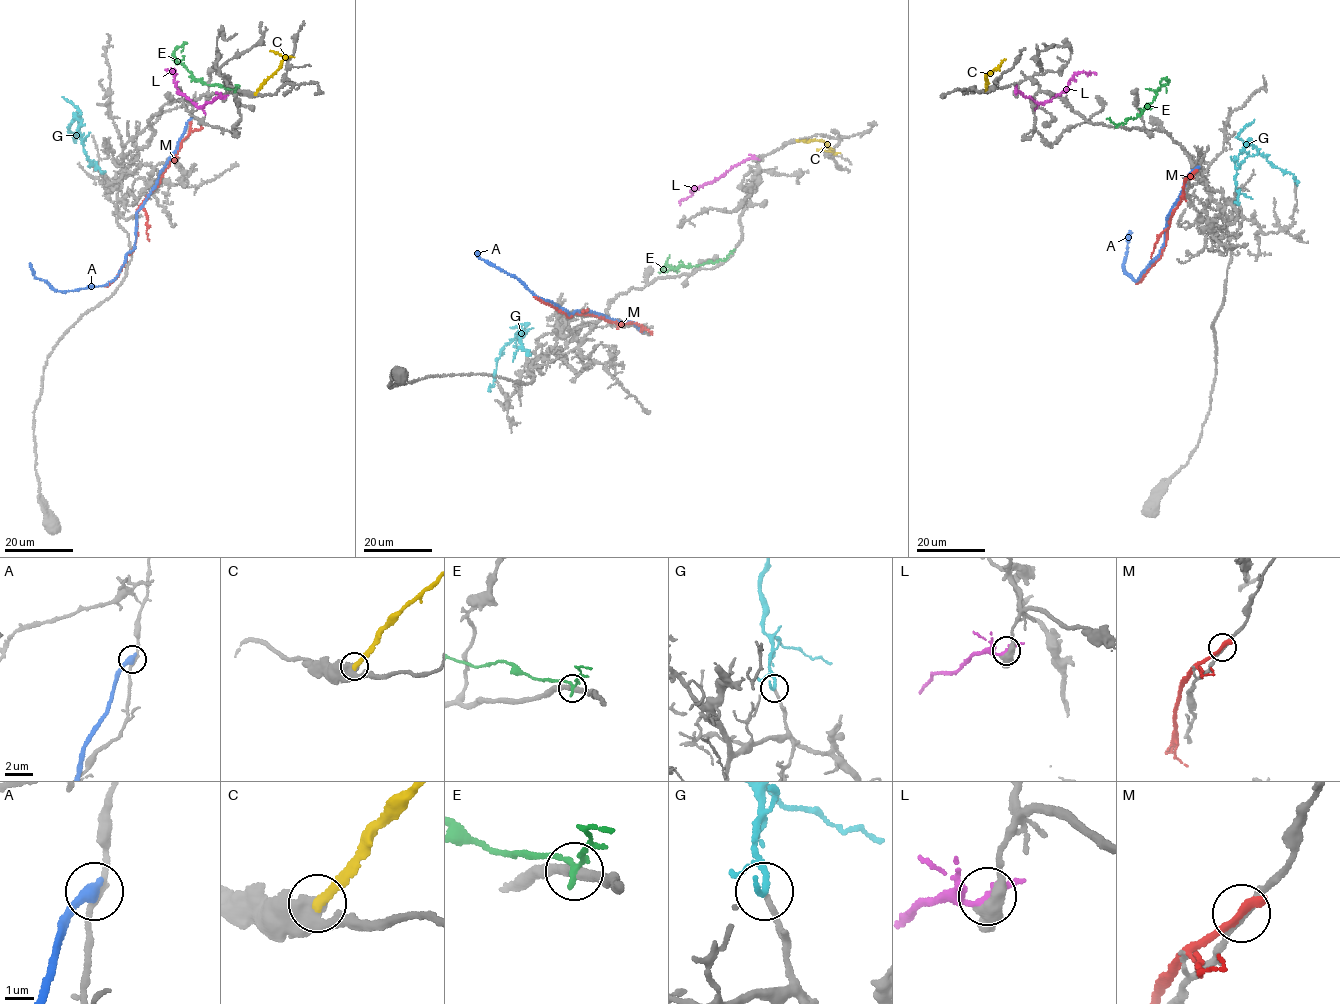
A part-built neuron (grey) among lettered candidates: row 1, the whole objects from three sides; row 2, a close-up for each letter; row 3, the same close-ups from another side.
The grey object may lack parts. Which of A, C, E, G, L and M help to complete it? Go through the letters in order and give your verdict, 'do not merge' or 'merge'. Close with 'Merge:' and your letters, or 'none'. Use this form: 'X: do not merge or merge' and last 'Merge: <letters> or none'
A: do not merge
C: do not merge
E: do not merge
G: merge
L: do not merge
M: do not merge
Merge: G

